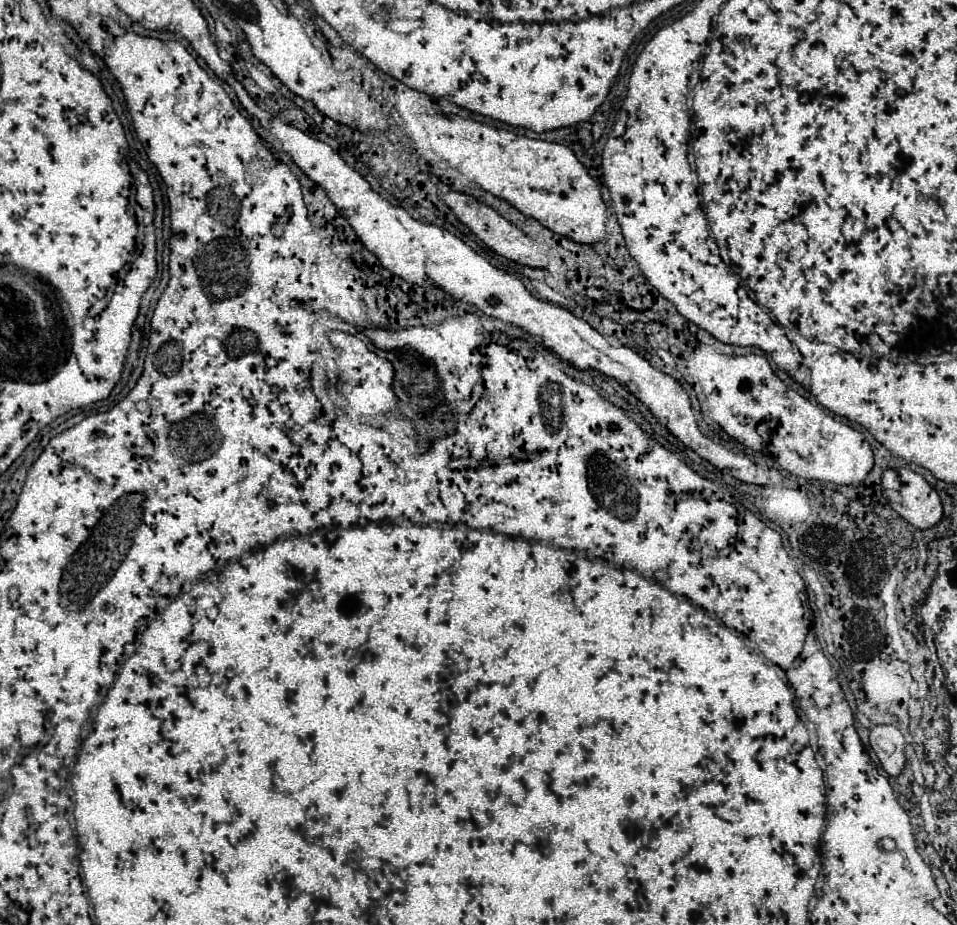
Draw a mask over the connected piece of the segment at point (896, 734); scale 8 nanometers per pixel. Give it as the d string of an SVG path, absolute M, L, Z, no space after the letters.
M876 725L870 729L870 747L880 759L884 771L898 777L906 763L902 733L892 725Z

